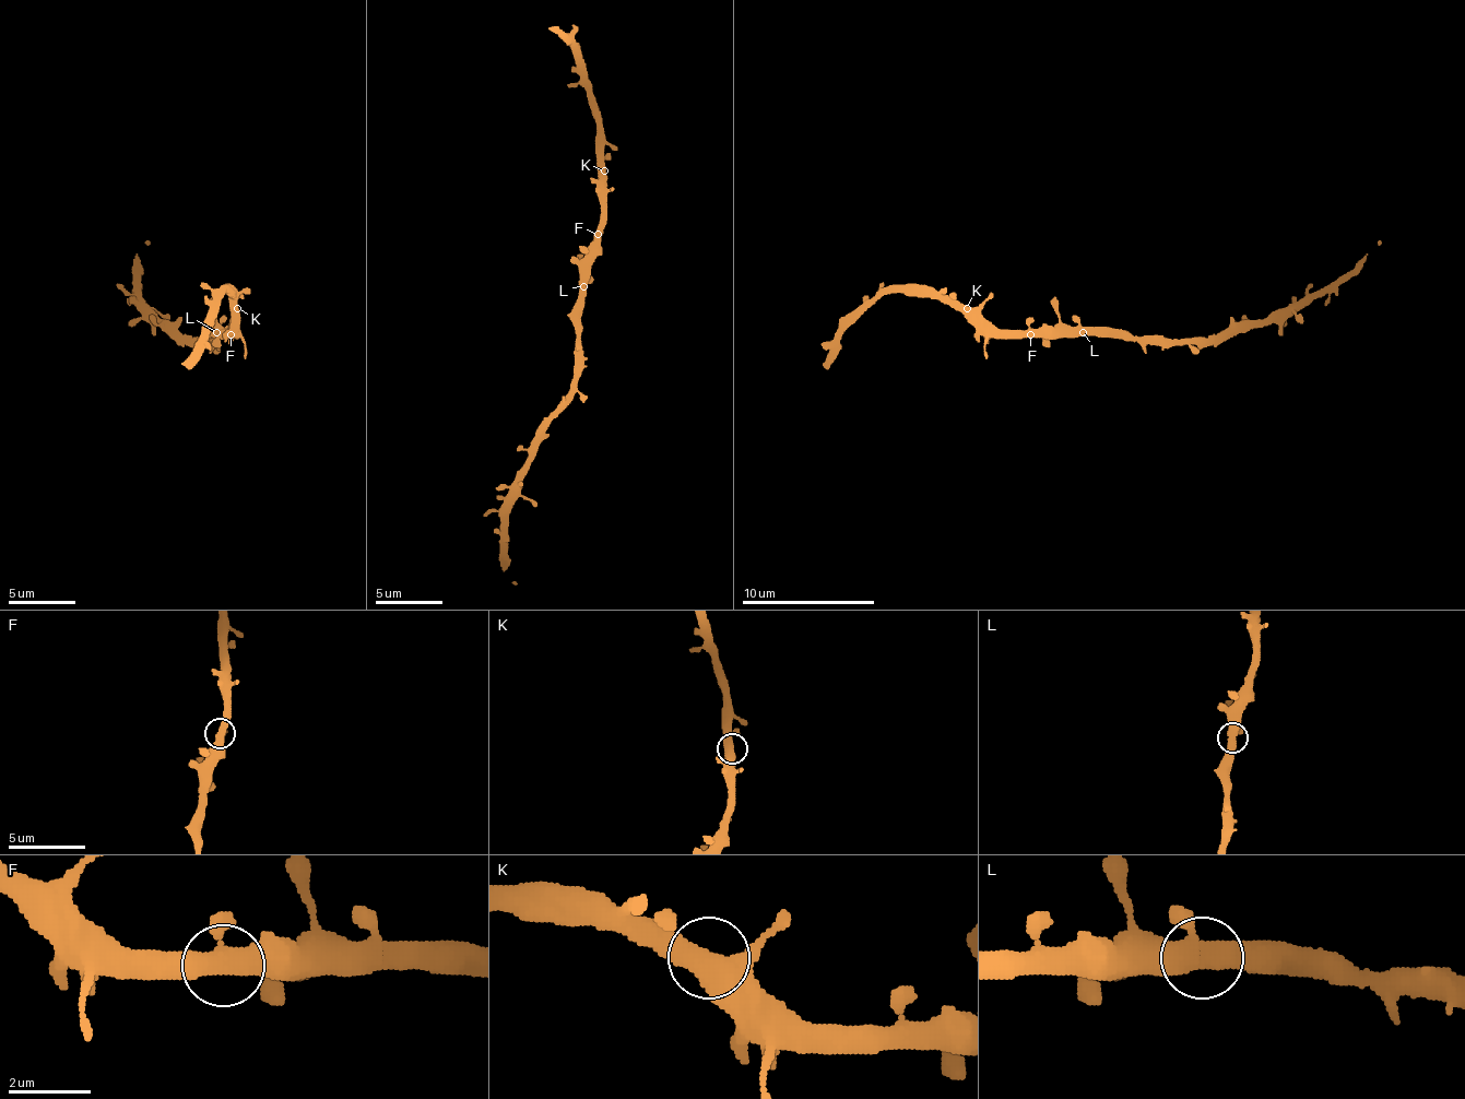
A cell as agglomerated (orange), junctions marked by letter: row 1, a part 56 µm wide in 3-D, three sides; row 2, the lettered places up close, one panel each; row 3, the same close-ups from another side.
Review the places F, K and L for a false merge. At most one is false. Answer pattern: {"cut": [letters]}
{"cut": []}

